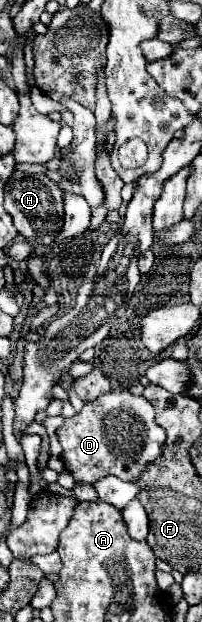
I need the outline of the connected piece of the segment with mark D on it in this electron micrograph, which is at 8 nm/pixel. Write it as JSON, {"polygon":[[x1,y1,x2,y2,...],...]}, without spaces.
{"polygon":[[111,391,95,401,83,403,83,409,57,429,59,443,63,447,61,461,75,483,89,483,115,475,125,481,137,481,147,463,161,455,165,443,165,431,155,423,153,405,145,397,125,395]]}

